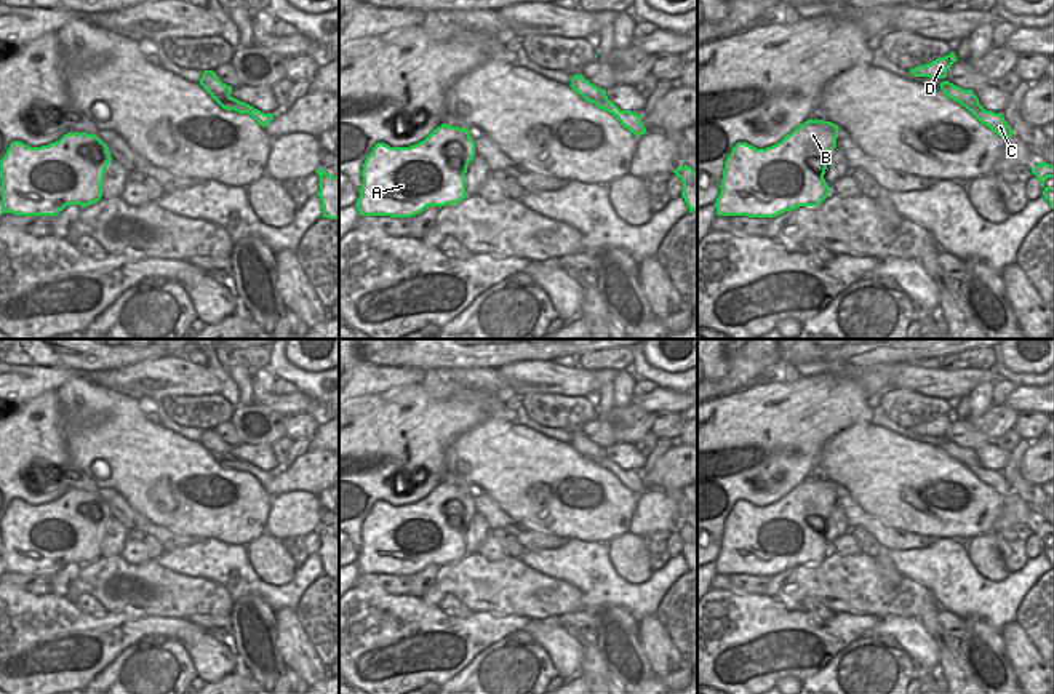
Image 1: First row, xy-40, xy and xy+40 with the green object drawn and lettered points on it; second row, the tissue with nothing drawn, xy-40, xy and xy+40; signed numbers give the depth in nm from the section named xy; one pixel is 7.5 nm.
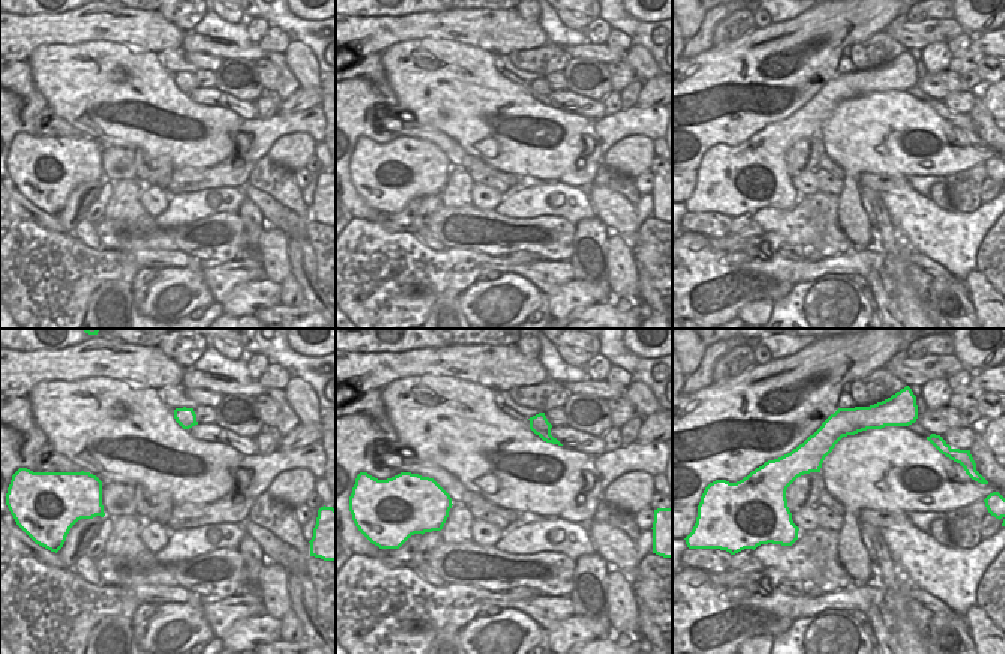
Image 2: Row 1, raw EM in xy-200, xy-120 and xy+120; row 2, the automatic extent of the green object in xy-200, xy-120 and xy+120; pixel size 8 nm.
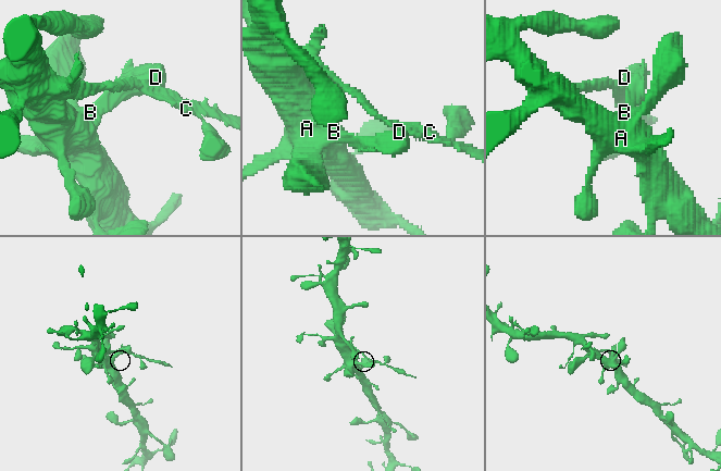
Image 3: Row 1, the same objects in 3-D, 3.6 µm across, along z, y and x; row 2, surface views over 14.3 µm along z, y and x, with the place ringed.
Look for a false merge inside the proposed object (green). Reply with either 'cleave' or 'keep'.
keep

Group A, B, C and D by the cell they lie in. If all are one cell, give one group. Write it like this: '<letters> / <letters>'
A B C D

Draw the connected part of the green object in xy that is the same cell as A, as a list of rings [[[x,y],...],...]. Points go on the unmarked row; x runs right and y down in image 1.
[[[446,481],[409,505],[377,501],[363,521],[358,571],[411,576],[429,564],[456,563],[467,555],[465,531],[473,515],[469,486]]]

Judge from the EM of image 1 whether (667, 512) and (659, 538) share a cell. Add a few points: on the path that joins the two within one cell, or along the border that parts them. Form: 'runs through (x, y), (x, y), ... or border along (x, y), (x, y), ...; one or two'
border along (670, 531), (650, 531), (642, 538); two

